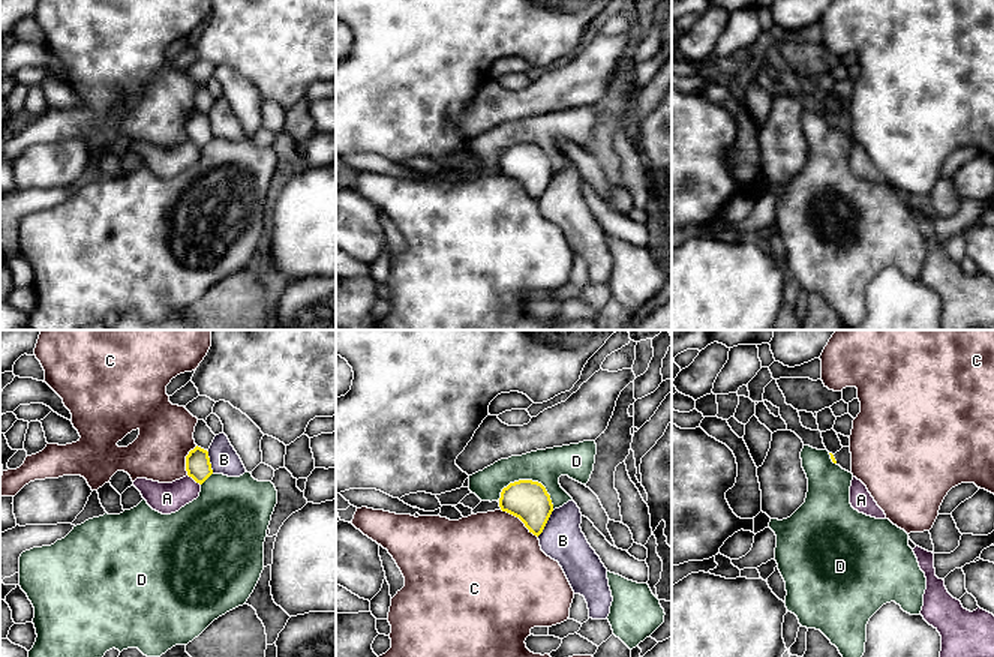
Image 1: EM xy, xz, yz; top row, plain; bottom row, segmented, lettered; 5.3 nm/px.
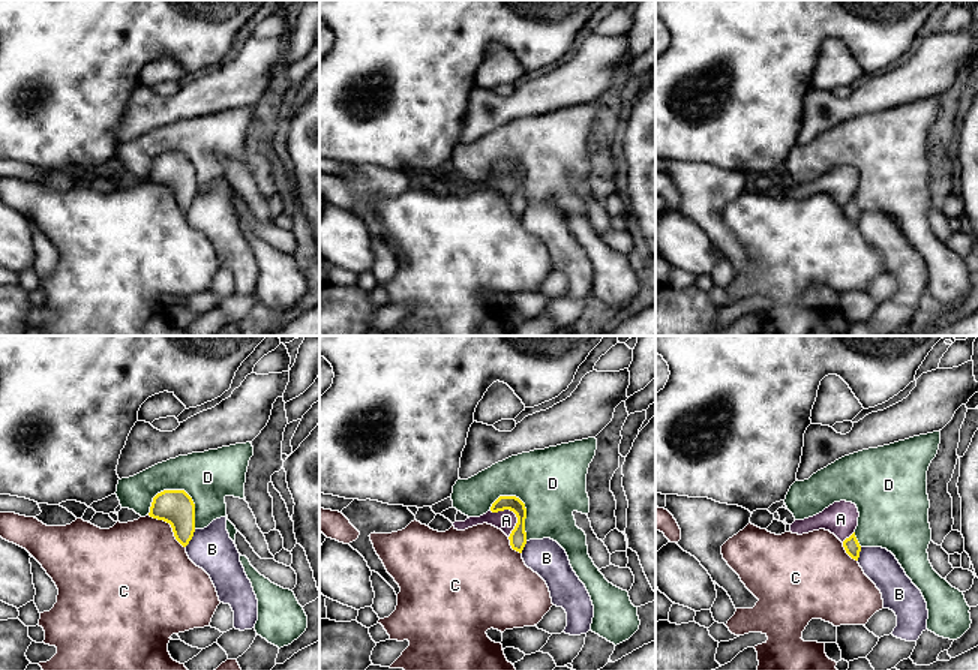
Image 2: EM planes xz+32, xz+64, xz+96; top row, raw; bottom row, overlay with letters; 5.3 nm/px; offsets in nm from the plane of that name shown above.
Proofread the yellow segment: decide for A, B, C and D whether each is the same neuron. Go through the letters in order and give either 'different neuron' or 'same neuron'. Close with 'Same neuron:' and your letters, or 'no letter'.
A: different neuron
B: different neuron
C: different neuron
D: different neuron
Same neuron: no letter

